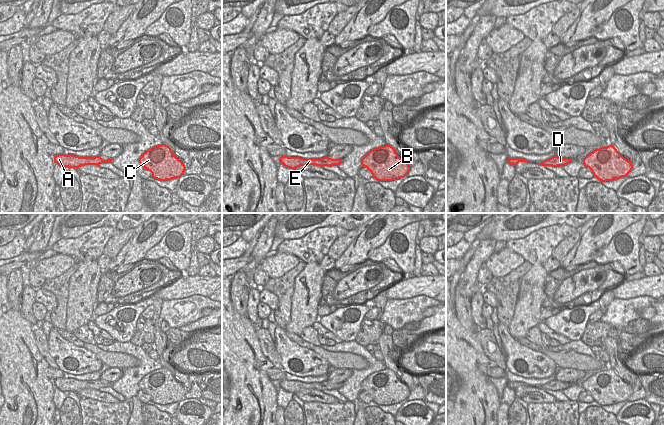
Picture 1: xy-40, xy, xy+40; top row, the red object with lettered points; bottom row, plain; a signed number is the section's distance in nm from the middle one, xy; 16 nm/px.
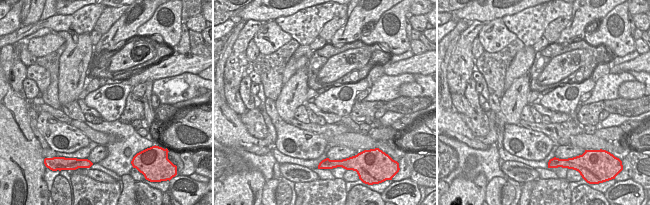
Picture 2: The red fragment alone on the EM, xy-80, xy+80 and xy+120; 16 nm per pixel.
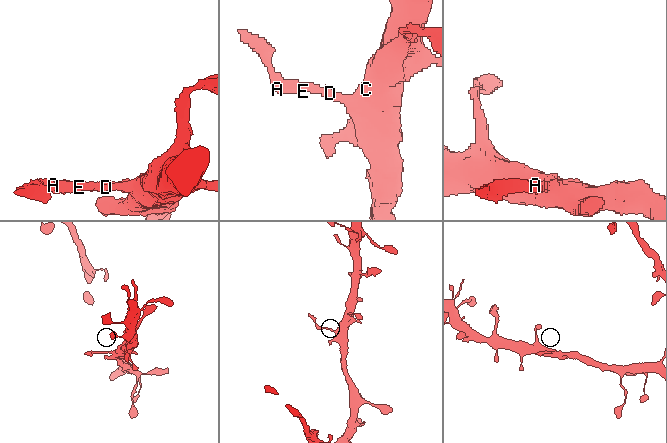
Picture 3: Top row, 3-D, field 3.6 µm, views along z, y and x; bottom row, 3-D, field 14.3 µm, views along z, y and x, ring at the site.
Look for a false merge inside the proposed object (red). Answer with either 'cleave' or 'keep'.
cleave

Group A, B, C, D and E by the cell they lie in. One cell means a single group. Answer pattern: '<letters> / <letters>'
A E / B C D

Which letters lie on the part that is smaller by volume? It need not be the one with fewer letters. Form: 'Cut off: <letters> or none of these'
Cut off: A, E

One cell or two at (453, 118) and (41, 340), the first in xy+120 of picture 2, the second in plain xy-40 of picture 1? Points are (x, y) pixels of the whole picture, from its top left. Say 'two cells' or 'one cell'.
two cells

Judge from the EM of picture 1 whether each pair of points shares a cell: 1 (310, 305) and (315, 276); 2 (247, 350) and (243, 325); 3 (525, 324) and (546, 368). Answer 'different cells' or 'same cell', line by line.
1: same cell
2: same cell
3: different cells

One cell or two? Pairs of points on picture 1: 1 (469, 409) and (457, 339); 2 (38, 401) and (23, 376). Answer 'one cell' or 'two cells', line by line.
1: one cell
2: one cell

